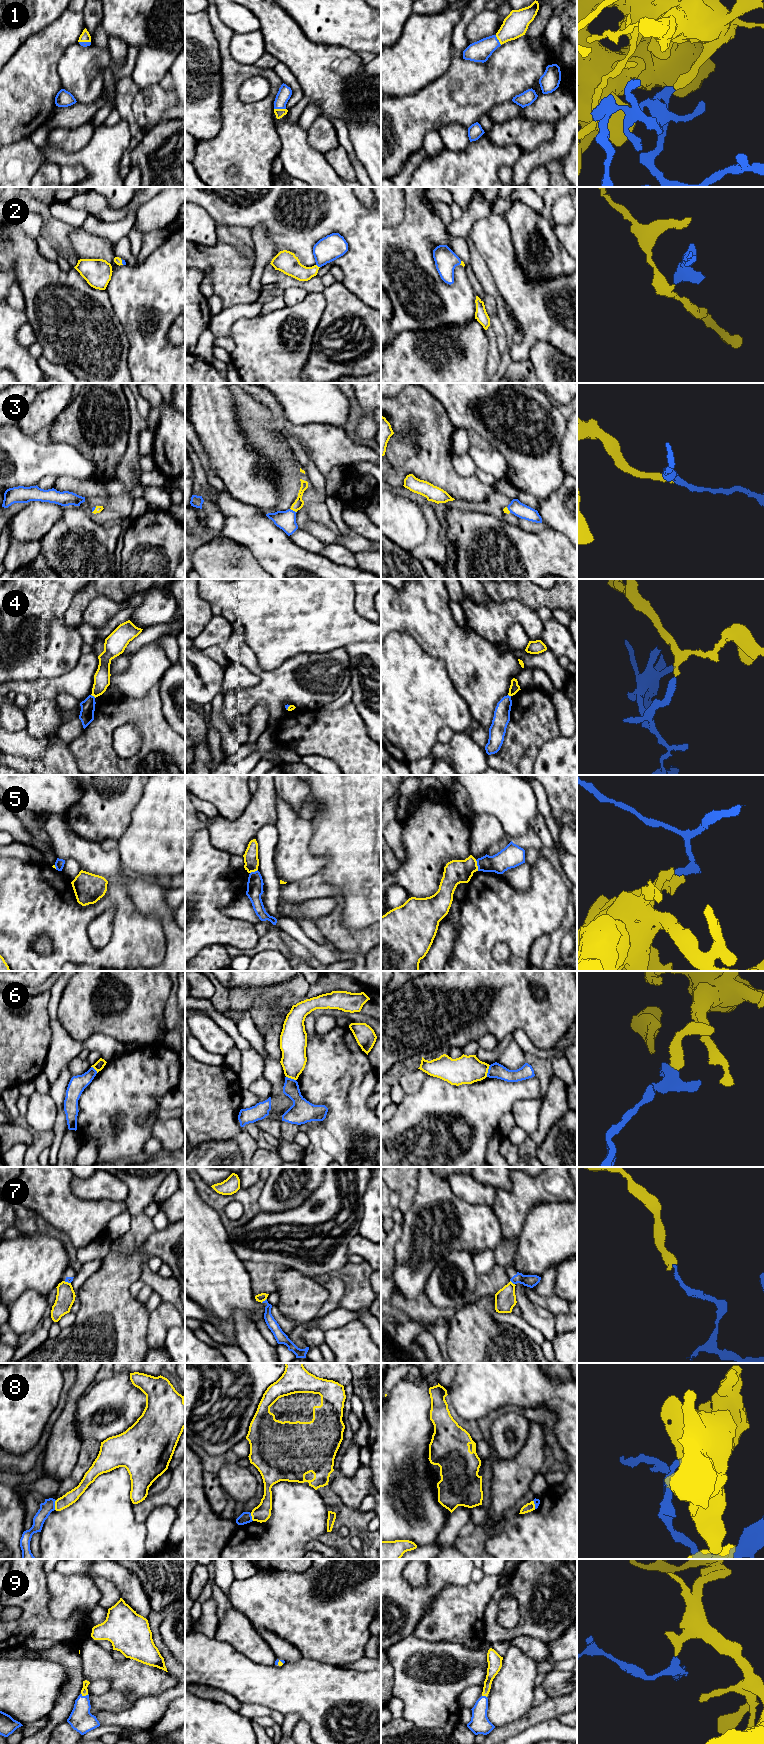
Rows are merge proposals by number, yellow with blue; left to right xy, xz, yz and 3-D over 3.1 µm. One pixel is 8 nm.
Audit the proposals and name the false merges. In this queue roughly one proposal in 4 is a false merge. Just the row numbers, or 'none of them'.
4, 5, 6, 7, 8

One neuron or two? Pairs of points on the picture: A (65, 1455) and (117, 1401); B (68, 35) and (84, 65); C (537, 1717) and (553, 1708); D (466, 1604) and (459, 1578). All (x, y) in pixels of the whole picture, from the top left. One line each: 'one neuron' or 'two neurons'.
A: two neurons
B: two neurons
C: one neuron
D: two neurons

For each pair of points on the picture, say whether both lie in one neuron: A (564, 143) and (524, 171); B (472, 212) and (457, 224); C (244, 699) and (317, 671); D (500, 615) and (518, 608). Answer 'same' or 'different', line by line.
A: same
B: same
C: same
D: same

